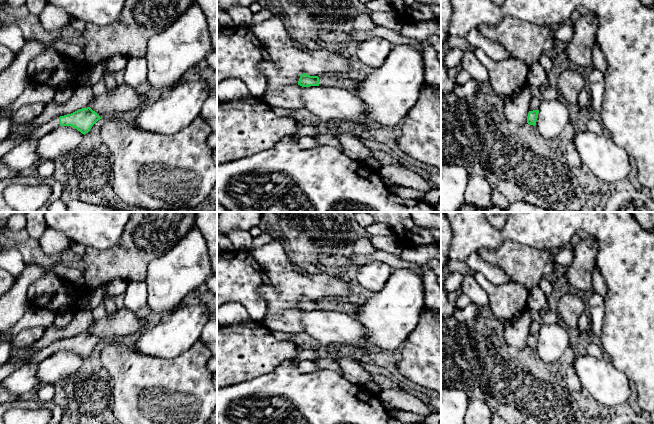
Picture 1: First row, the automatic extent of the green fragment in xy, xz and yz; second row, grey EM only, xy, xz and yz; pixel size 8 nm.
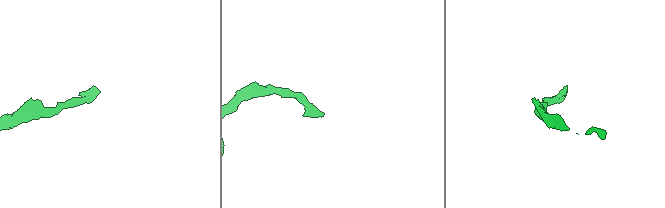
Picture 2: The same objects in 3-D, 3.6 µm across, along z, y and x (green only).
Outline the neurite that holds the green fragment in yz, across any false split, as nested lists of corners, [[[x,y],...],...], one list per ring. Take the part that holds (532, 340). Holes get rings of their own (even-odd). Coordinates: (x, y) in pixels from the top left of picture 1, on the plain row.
[[[532,321],[531,326],[530,326],[530,331],[529,331],[529,337],[527,340],[528,348],[533,349],[533,350],[536,349],[539,332],[540,332],[540,327],[541,327],[541,325],[538,322]]]

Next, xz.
[[[305,297],[300,299],[298,309],[302,311],[309,310],[322,310],[322,311],[338,311],[345,313],[355,318],[360,305],[357,303],[351,303],[349,299],[346,300],[334,300],[334,299],[320,299],[310,300]]]

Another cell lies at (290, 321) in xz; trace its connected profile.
[[[287,310],[279,314],[265,315],[263,322],[270,331],[299,334],[303,332],[302,310]]]

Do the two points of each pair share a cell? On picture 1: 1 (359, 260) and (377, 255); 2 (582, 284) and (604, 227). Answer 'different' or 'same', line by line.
1: same
2: different

